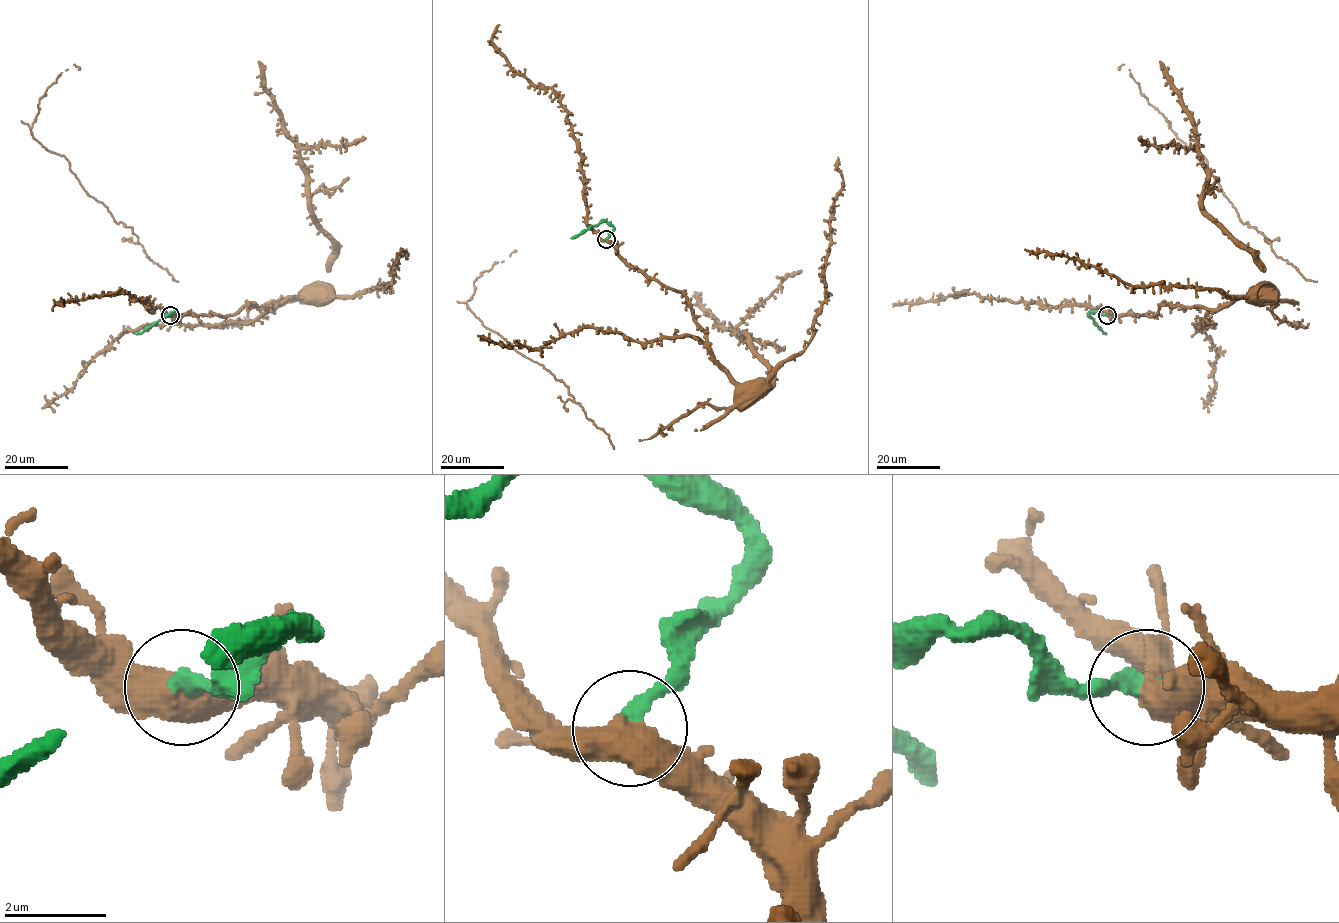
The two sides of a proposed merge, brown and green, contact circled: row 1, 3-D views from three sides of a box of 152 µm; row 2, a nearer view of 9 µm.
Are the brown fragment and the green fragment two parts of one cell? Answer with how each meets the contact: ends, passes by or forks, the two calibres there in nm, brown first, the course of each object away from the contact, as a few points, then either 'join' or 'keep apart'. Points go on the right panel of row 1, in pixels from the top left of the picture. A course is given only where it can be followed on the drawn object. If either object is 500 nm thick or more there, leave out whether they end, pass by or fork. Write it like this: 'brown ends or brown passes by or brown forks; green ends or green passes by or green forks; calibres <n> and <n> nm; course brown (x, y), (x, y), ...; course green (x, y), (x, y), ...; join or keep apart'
calibres 550 and 340 nm; course brown (1107, 315), (1153, 316), (1158, 308), (1172, 304), (1220, 308), (1236, 300), (1252, 297), (1252, 293); course green (1107, 315), (1098, 312), (1089, 314), (1105, 333); keep apart

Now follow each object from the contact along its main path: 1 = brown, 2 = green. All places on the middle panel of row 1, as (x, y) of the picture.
1: (606, 239), (626, 262), (679, 290), (692, 310), (693, 319), (705, 334), (711, 357), (736, 381), (756, 384)
2: (606, 239), (613, 227), (605, 221), (570, 237)

